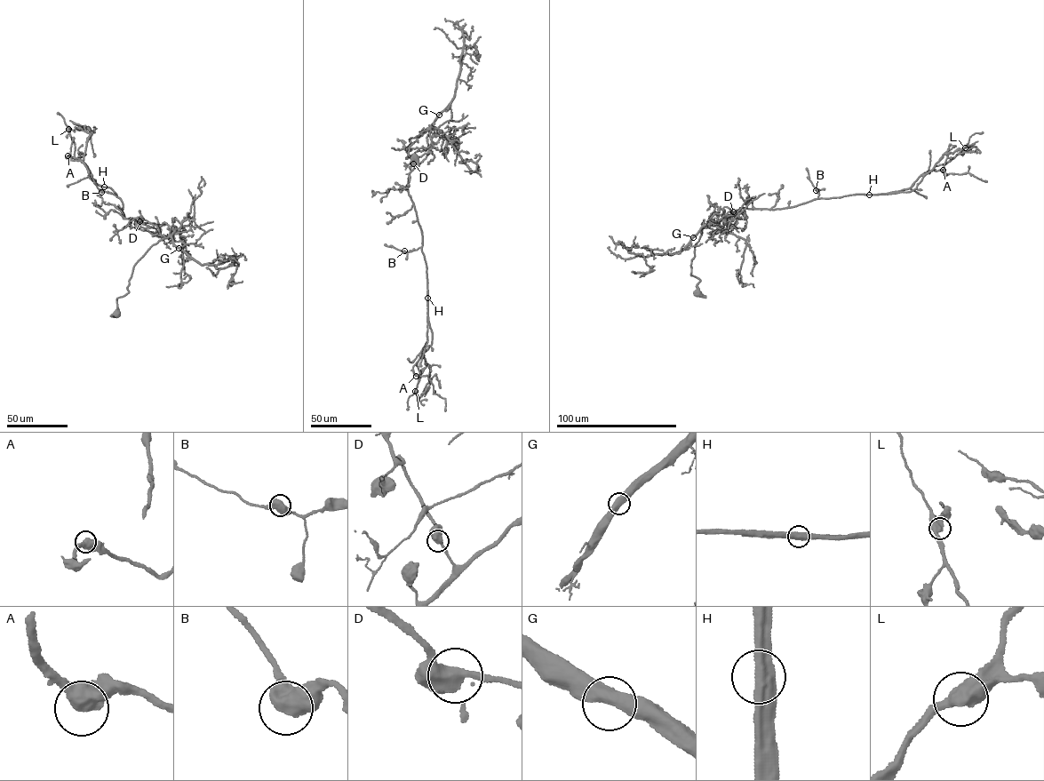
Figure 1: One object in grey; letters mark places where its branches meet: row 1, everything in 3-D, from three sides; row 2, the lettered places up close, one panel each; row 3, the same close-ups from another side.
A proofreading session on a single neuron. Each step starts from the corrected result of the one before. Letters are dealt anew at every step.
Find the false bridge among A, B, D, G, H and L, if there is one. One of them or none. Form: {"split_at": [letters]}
{"split_at": ["H"]}

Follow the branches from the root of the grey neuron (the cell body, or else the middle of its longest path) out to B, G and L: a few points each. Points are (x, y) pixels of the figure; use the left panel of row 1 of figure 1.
B: (118, 314), (133, 266), (167, 237), (161, 226), (123, 217), (119, 198), (101, 192)
G: (118, 314), (116, 298), (129, 291), (127, 286), (133, 266), (151, 246), (170, 235), (179, 248)
L: (118, 314), (133, 266), (167, 237), (161, 226), (123, 217), (119, 198), (75, 156), (68, 129)

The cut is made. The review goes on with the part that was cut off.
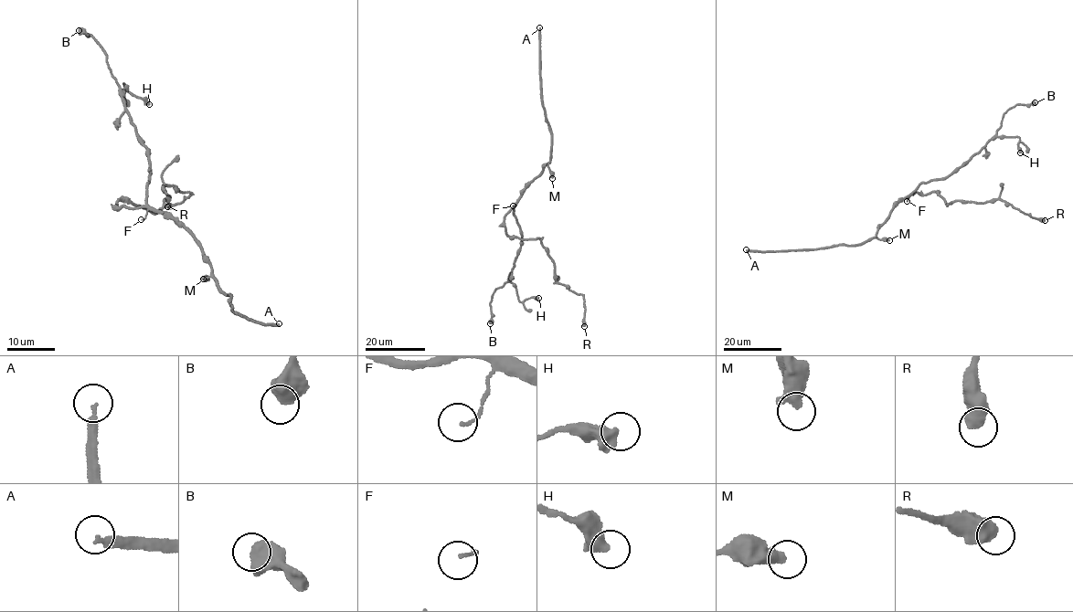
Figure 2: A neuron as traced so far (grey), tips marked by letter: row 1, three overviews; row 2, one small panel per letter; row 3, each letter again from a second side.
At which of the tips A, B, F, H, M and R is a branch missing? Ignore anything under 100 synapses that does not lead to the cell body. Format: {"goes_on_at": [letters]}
{"goes_on_at": ["A"]}

